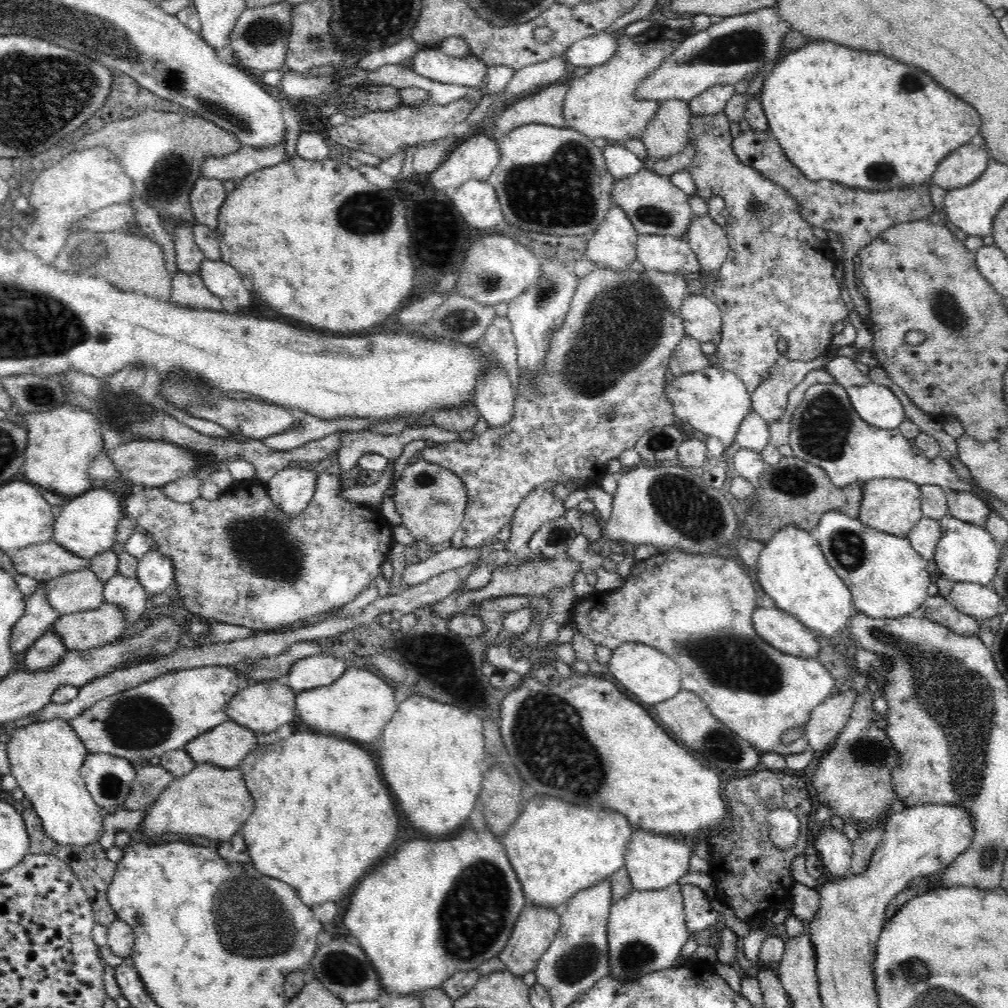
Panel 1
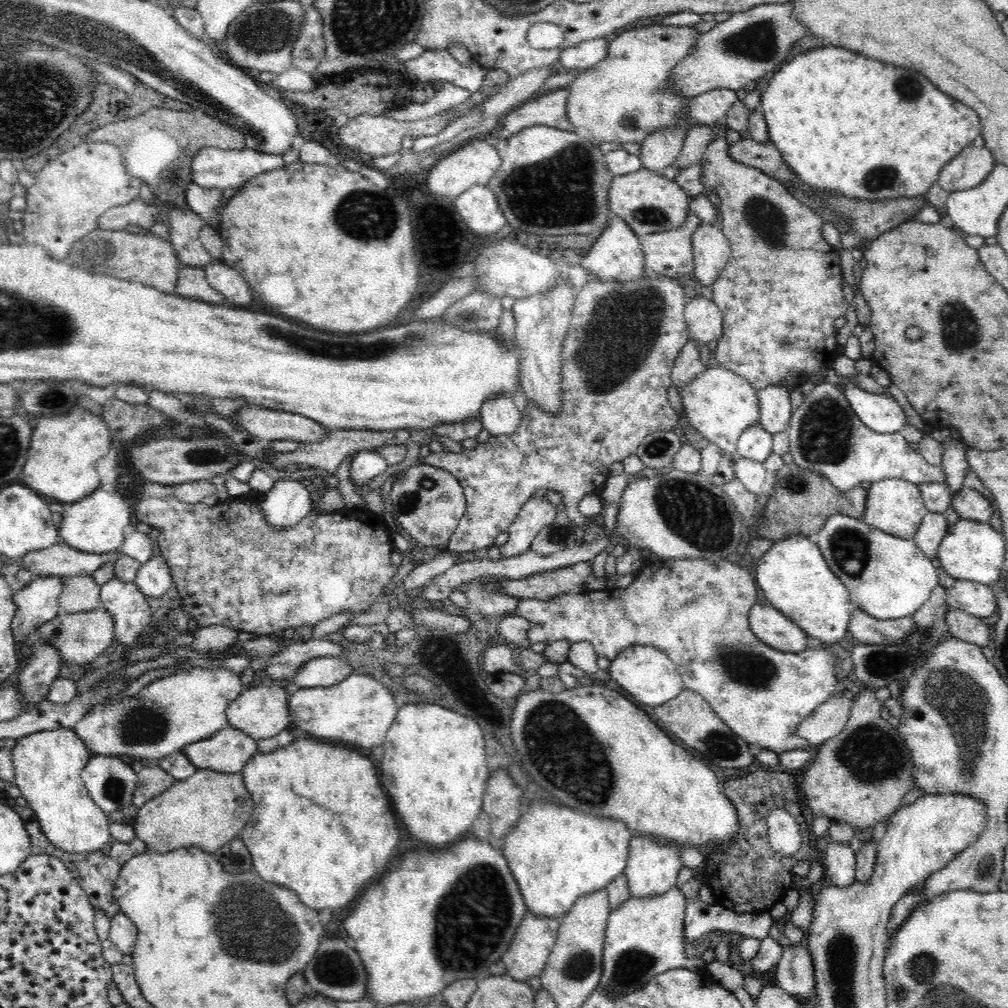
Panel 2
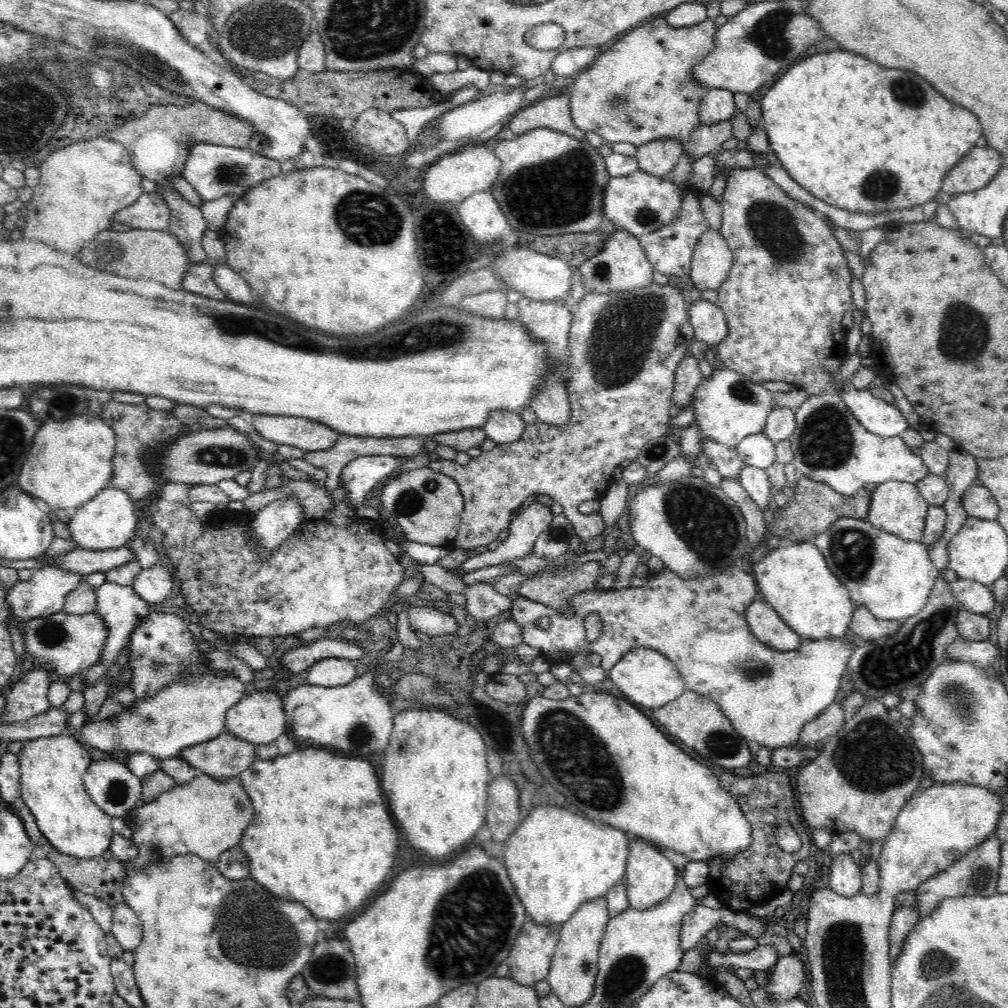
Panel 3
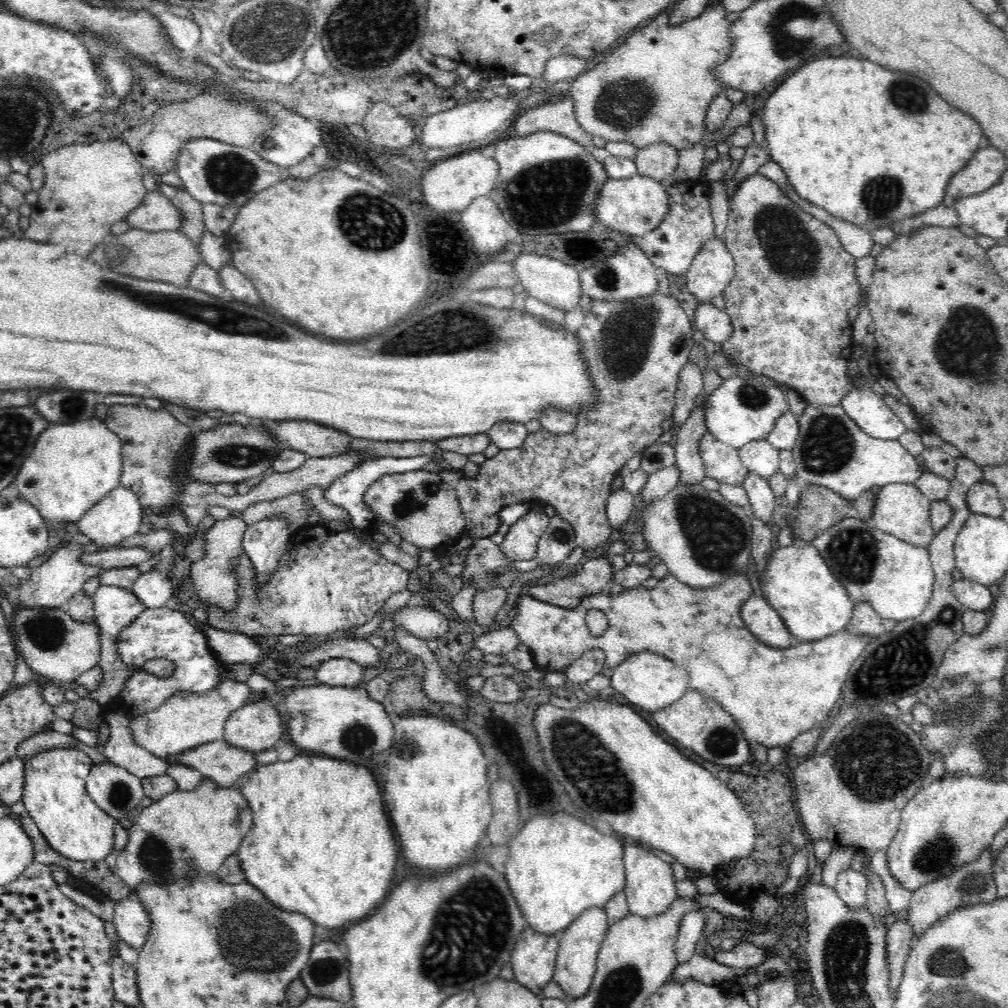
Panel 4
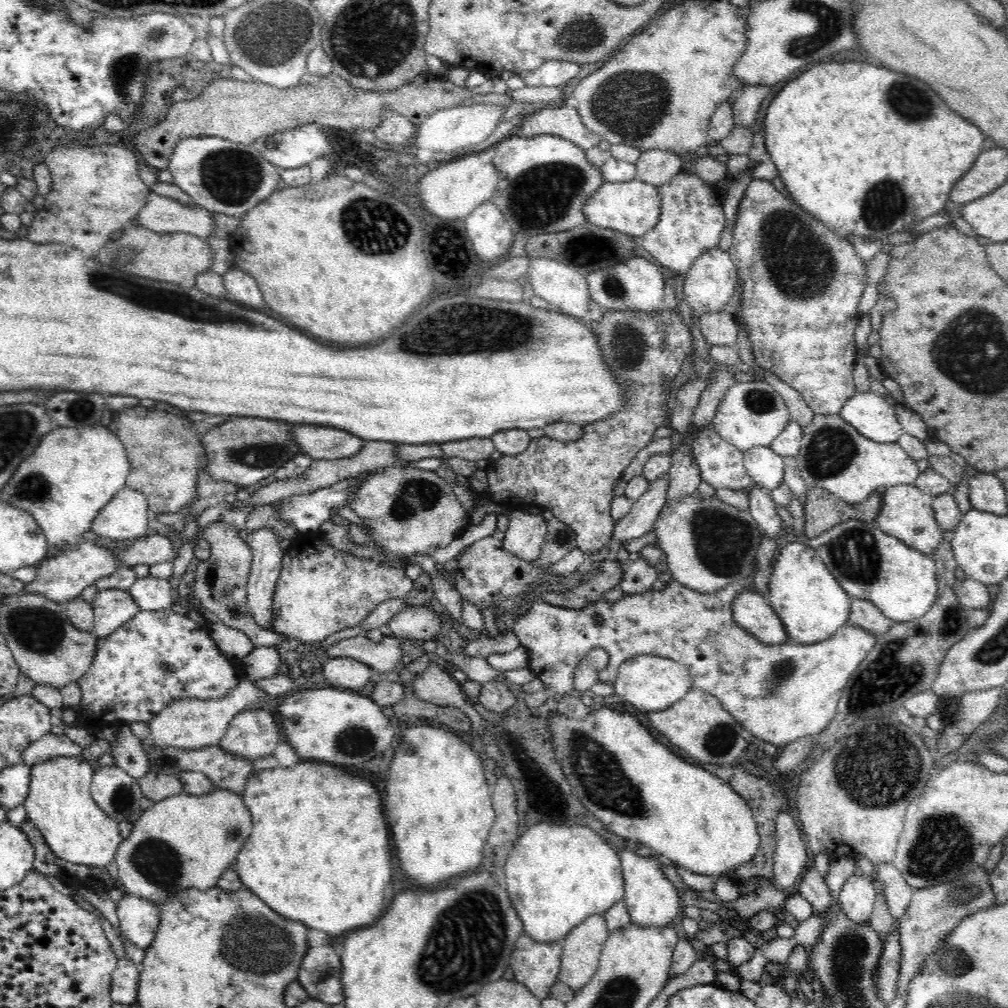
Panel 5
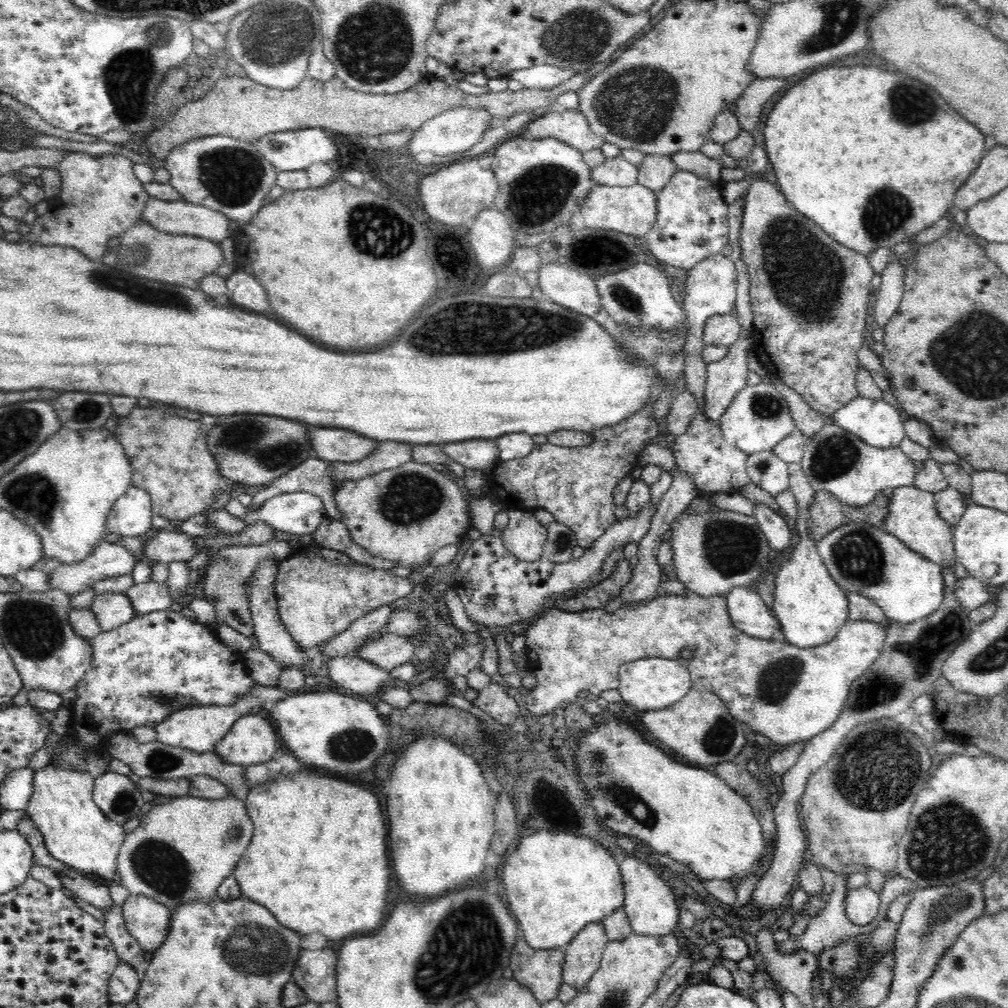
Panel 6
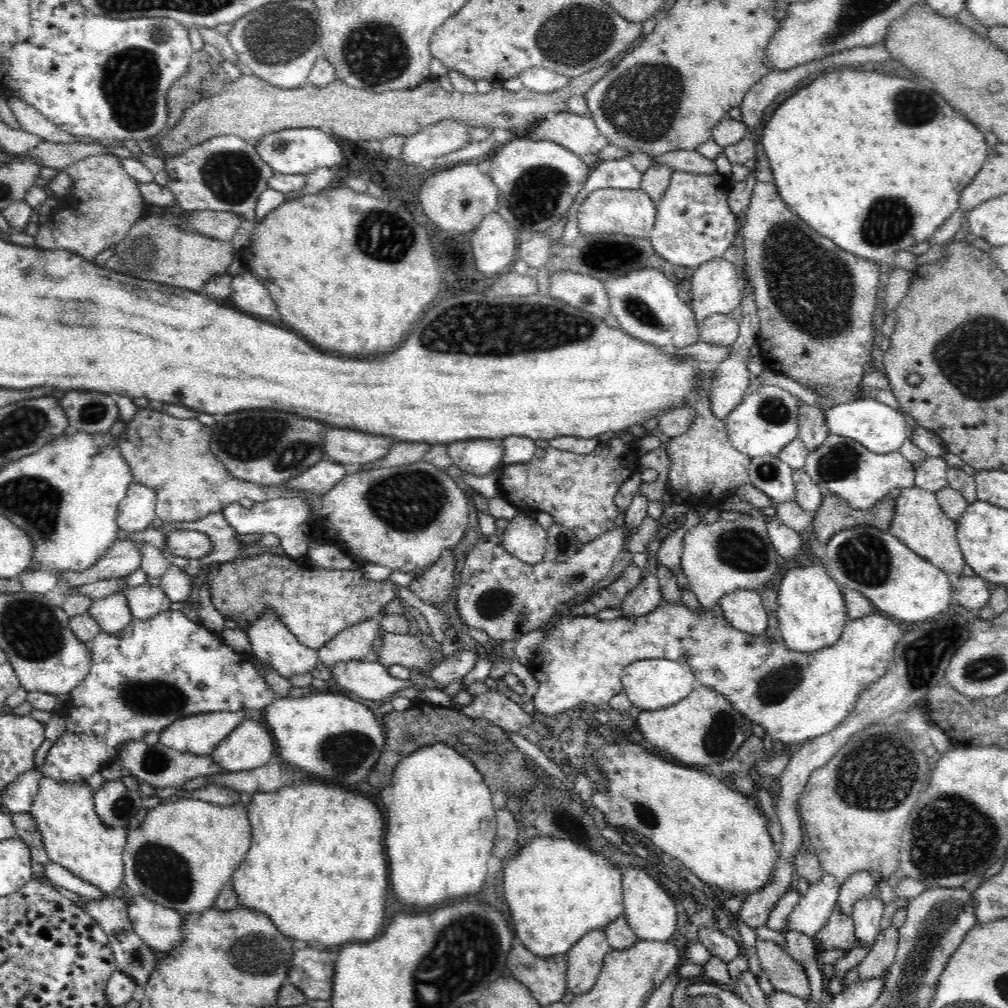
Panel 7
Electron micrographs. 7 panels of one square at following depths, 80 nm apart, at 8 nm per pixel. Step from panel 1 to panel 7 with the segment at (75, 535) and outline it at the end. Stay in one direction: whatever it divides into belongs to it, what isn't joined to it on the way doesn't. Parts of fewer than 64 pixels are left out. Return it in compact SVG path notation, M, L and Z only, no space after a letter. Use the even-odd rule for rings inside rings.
M133 480L129 484L126 499L118 508L118 530L126 530L129 534L143 531L154 520L156 506L156 491Z

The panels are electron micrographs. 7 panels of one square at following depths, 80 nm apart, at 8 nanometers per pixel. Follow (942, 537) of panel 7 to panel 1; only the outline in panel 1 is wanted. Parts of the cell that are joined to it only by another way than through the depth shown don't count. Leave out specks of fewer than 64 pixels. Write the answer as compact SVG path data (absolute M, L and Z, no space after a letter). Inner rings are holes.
M876 478L866 481L862 488L863 500L858 518L876 530L906 538L923 517L921 488L915 482L900 478Z

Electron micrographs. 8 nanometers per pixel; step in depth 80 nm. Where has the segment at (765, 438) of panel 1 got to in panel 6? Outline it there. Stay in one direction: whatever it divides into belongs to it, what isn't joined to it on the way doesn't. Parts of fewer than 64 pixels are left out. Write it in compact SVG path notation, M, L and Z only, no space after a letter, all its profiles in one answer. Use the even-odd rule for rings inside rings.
M774 451L747 455L746 466L751 482L773 497L778 497L784 490L789 490L788 463Z

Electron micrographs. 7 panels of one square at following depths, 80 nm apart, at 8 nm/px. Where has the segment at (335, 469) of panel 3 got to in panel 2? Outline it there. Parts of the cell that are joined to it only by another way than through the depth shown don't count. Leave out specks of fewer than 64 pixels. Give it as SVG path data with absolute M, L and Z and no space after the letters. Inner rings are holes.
M338 430L330 432L326 441L315 443L312 445L304 445L294 452L278 452L269 453L263 449L264 453L271 457L271 467L277 469L288 464L308 464L310 467L321 468L328 474L335 474L338 470L339 464L344 462L346 456L352 456L352 454L358 454L362 451L374 452L380 450L383 447L390 447L391 445L406 445L410 442L412 434L408 430L398 430L395 432L374 432L364 430Z

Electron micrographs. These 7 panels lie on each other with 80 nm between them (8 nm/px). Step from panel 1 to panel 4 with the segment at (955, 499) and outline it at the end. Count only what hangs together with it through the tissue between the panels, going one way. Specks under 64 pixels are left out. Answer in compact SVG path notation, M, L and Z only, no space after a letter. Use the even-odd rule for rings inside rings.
M983 478L968 490L967 504L972 514L1000 517L1005 510L996 486Z

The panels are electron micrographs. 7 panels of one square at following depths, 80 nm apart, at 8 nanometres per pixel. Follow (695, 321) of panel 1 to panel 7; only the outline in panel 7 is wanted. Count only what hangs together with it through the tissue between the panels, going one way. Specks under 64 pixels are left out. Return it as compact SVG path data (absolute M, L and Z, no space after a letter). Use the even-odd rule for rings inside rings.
M711 314L699 328L699 340L730 347L739 337L739 319L728 314Z

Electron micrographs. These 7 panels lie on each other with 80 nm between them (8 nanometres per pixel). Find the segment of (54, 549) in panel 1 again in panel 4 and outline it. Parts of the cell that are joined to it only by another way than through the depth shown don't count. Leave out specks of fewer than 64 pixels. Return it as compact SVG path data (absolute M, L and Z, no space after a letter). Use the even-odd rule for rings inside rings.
M144 546L113 547L105 551L82 554L82 561L88 565L98 565L100 570L110 570L113 568L124 568L128 566L138 566L150 556L158 555L160 552L152 552Z

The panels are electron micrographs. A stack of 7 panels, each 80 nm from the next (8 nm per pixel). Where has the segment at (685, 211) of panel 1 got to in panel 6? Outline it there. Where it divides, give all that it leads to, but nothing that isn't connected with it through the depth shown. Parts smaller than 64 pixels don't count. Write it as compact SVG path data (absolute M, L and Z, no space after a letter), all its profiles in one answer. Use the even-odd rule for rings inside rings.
M640 183L632 186L594 185L580 204L580 225L596 230L615 230L644 238L657 219L657 194Z

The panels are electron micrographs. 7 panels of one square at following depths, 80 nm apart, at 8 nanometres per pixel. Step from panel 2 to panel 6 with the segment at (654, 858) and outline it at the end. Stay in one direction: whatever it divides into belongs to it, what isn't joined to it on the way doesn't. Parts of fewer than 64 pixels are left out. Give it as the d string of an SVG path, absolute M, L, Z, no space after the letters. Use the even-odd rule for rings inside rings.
M618 856L622 879L624 880L625 902L623 903L633 932L644 936L666 936L670 934L680 916L678 896L660 877L660 871L642 860Z

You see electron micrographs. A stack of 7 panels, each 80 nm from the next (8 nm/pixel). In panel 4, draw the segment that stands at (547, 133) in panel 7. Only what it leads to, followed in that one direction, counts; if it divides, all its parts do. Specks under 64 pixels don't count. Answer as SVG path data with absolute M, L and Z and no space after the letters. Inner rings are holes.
M568 95L548 98L548 102L539 107L532 108L526 112L520 112L515 115L510 124L514 127L514 134L511 135L518 137L524 137L528 136L528 134L534 134L534 132L547 130L548 132L558 133L566 138L570 138L574 142L587 148L589 145L592 145L592 138L594 138L594 135L582 129L582 126L580 126L580 123L576 120L574 103L572 98Z

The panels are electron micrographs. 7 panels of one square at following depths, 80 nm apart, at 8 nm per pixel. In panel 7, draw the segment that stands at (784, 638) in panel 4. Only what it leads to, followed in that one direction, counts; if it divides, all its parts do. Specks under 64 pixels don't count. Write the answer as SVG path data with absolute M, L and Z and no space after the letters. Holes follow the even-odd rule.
M734 590L720 597L717 606L734 628L748 634L764 636L768 617L759 591Z

